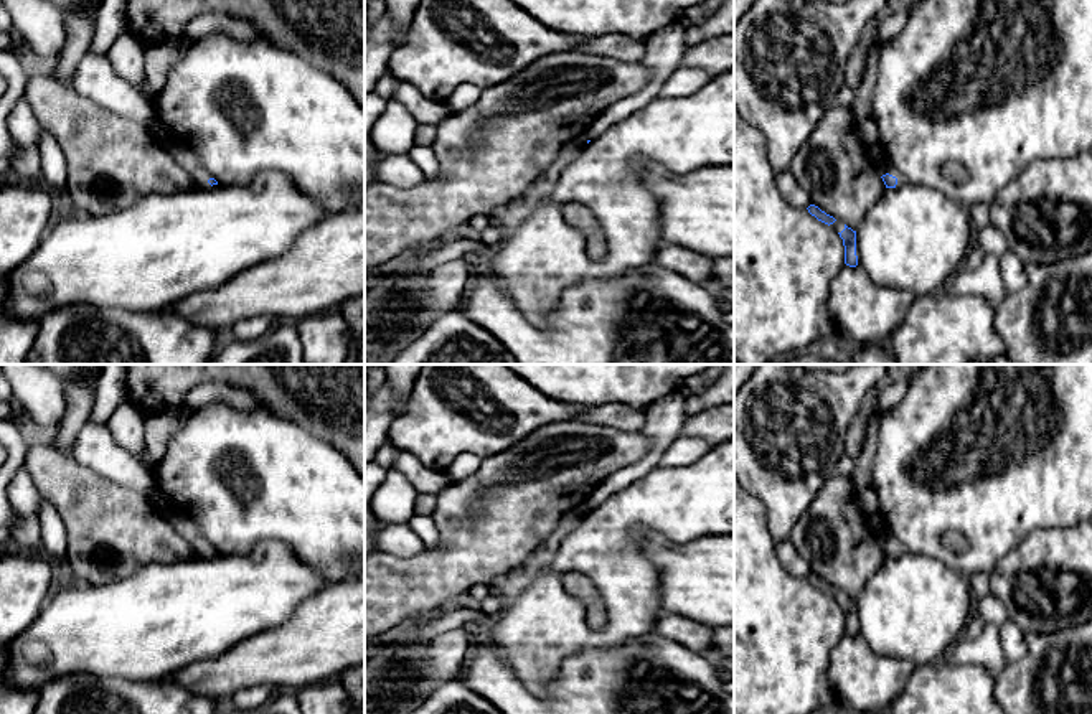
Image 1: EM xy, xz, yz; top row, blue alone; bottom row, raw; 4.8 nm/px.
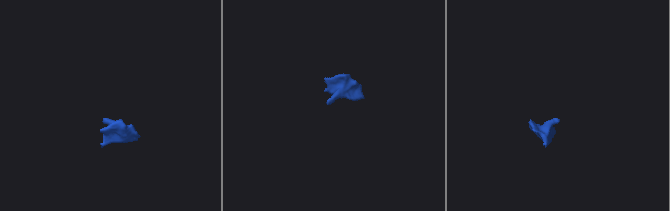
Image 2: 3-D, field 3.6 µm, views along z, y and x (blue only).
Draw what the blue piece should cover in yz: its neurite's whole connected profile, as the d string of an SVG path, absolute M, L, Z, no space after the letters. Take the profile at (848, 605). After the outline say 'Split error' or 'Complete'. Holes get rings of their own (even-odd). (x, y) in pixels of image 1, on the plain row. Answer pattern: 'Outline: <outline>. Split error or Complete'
Outline: M810 574L807 579L812 585L831 595L840 604L845 615L845 633L850 636L856 636L859 633L859 620L856 617L856 600L848 597L843 590L838 590L833 585L826 584L815 574Z. Split error

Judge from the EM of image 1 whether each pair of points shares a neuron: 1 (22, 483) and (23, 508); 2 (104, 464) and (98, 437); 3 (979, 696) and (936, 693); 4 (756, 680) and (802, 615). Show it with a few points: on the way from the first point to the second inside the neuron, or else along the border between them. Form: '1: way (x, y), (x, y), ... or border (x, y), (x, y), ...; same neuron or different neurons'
1: way (22, 490), (23, 502); same neuron
2: way (104, 457), (98, 450), (98, 444); same neuron
3: way (969, 696), (946, 696); same neuron
4: way (756, 663), (786, 632); same neuron

